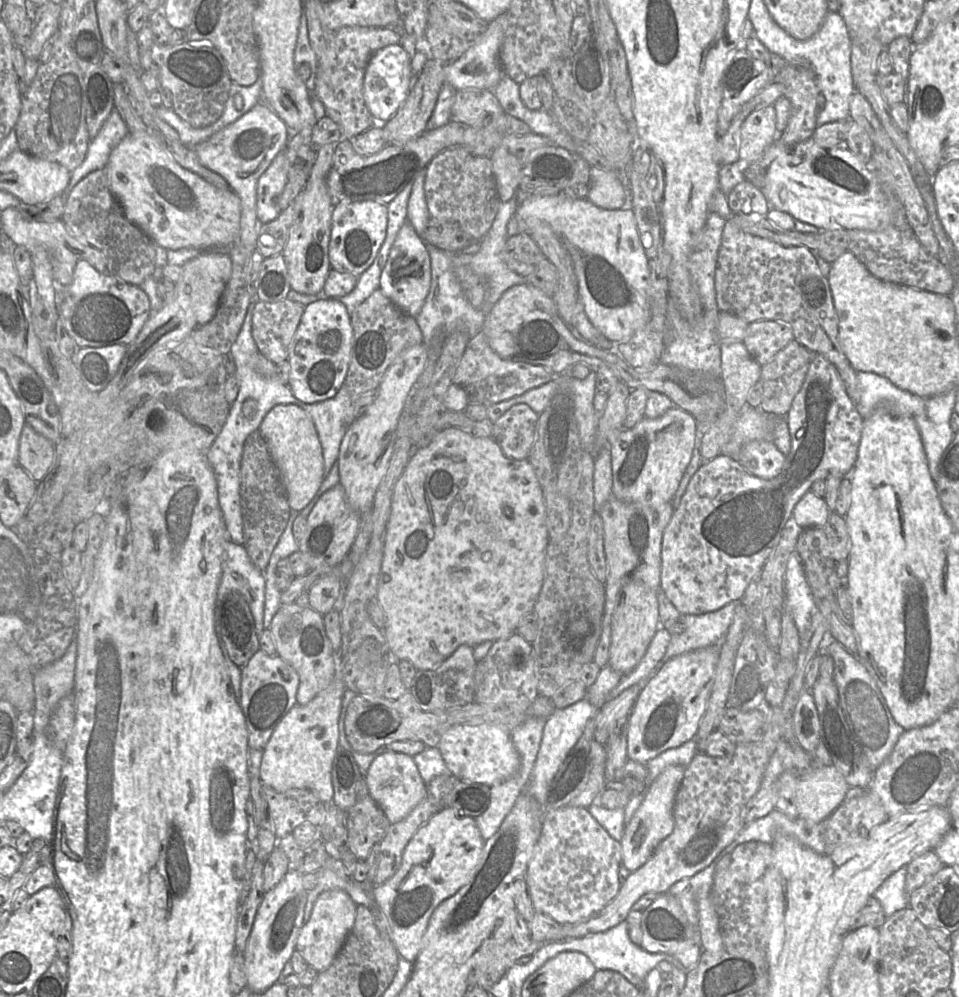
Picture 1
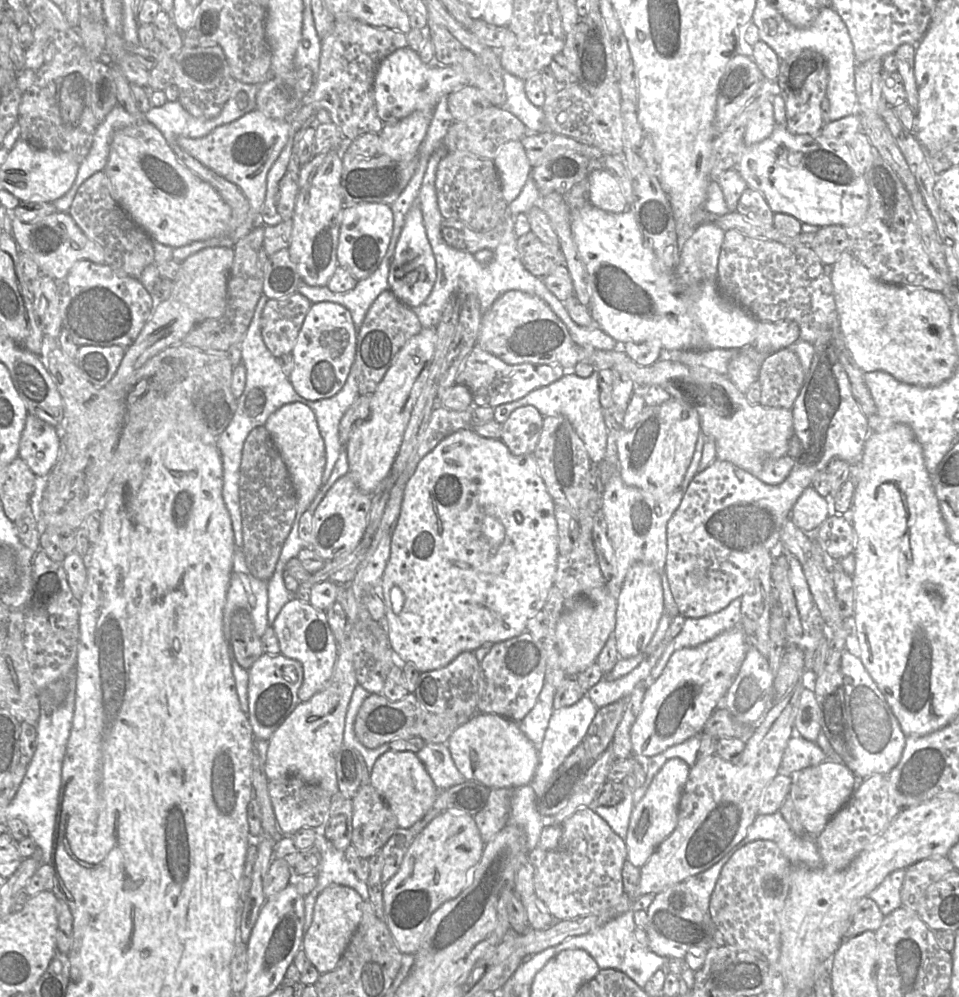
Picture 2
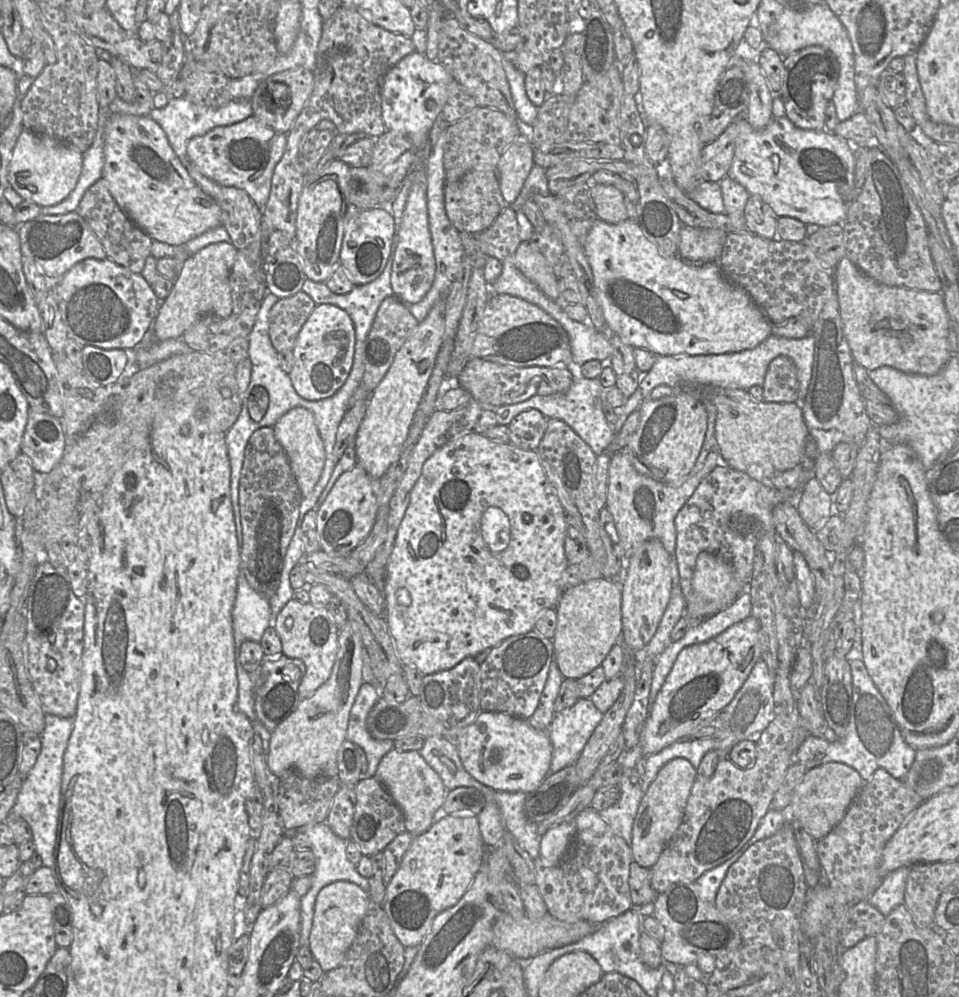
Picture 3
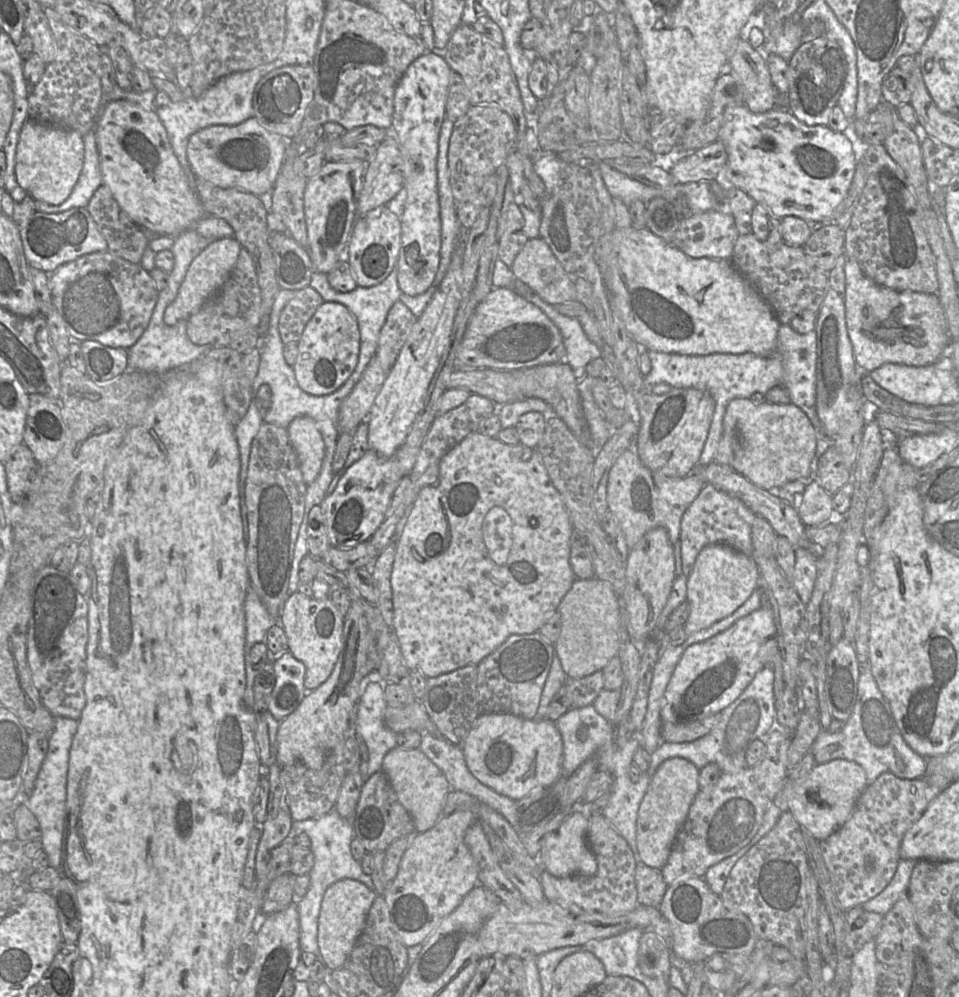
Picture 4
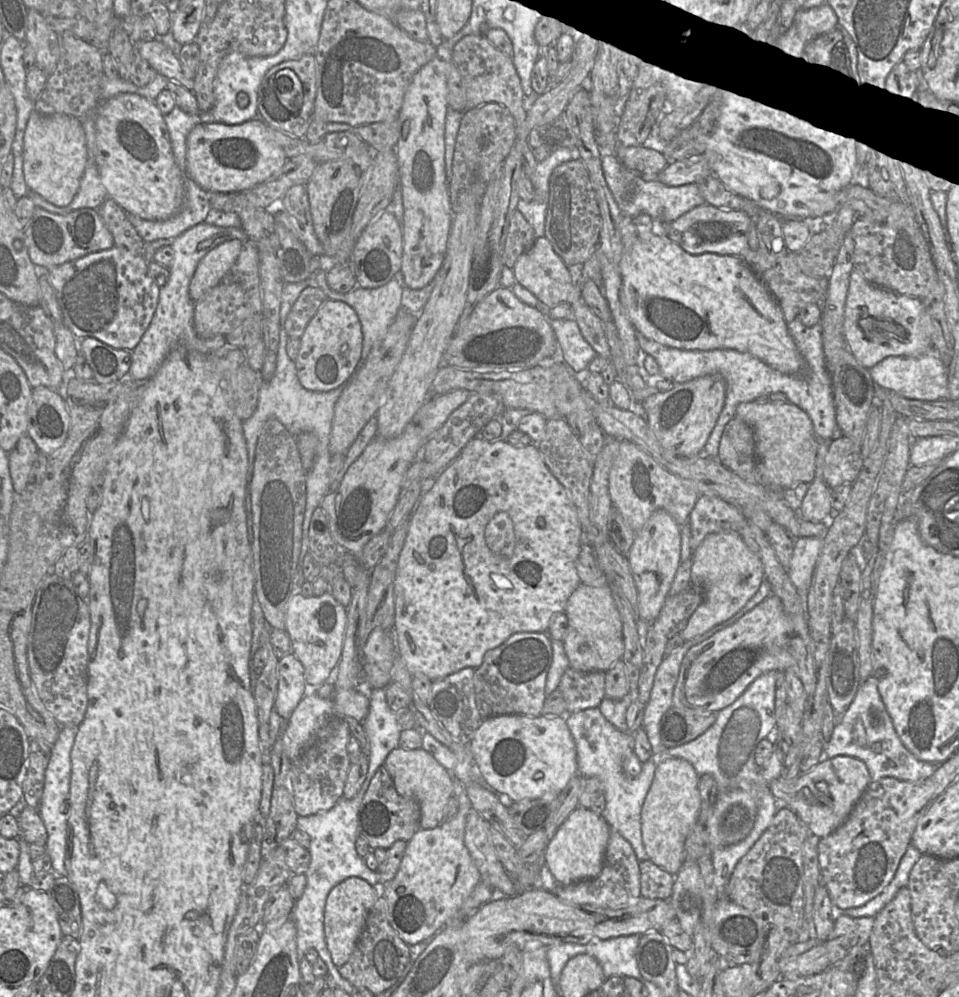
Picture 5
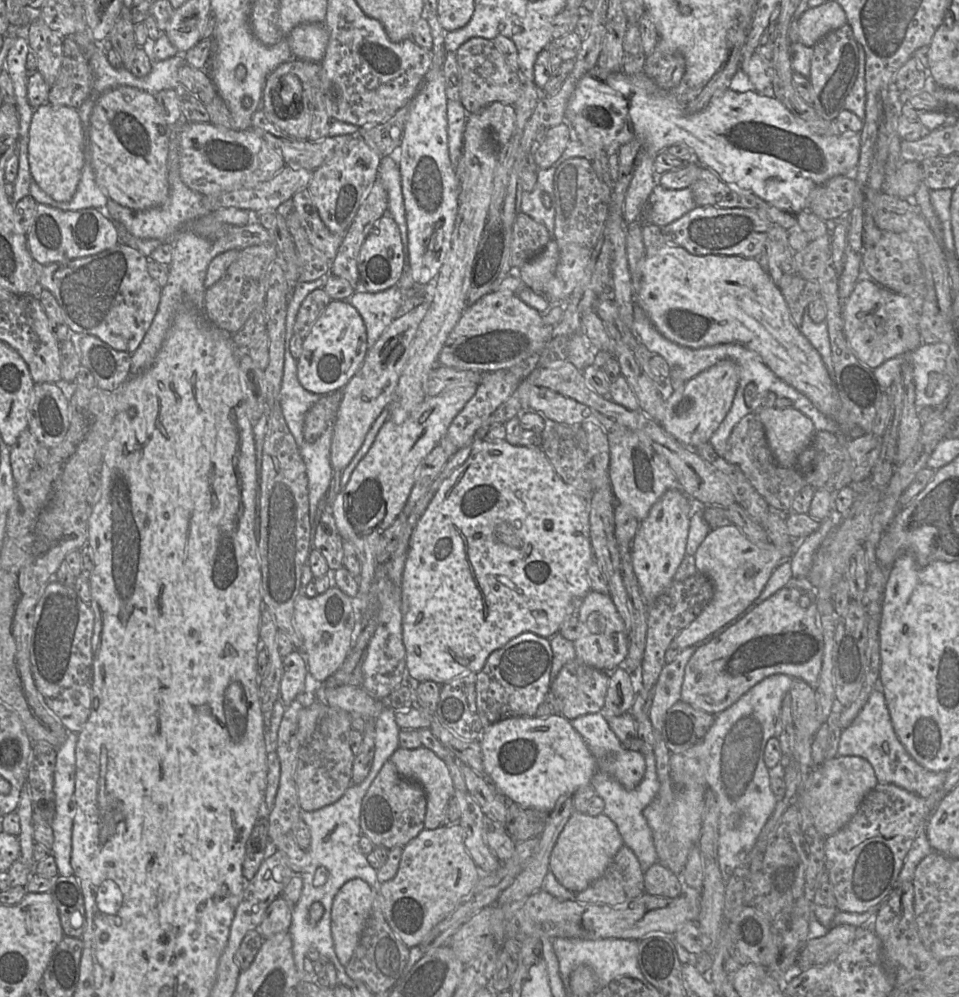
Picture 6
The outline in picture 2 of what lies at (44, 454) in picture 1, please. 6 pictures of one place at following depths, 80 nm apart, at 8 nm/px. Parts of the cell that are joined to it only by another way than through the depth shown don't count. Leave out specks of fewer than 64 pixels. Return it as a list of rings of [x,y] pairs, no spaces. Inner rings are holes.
[[[28,414],[19,443],[19,457],[36,477],[47,477],[56,464],[61,430]]]

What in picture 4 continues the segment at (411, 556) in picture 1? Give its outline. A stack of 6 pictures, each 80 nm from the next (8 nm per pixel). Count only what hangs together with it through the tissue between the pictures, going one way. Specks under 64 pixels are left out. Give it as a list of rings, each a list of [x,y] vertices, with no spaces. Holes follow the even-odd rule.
[[[479,431],[465,437],[442,458],[437,483],[420,491],[397,537],[391,573],[393,626],[407,668],[420,671],[426,678],[437,677],[467,665],[478,665],[512,635],[538,632],[546,619],[557,612],[560,601],[576,579],[569,563],[572,531],[568,512],[550,480],[537,447],[530,448],[521,443],[509,445]]]

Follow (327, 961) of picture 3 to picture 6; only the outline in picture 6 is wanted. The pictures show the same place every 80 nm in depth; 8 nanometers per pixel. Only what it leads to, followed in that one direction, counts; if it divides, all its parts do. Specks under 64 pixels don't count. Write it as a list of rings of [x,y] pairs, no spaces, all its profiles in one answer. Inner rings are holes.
[[[347,881],[333,900],[331,933],[338,960],[346,966],[358,945],[372,908],[377,889],[366,881]]]

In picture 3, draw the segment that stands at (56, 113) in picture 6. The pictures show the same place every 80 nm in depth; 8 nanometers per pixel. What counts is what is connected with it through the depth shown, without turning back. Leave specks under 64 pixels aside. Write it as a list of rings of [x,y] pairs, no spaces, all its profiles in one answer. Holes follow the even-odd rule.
[[[22,129],[14,146],[8,165],[8,186],[23,200],[32,201],[40,207],[54,206],[75,188],[83,164],[83,154],[57,140]]]

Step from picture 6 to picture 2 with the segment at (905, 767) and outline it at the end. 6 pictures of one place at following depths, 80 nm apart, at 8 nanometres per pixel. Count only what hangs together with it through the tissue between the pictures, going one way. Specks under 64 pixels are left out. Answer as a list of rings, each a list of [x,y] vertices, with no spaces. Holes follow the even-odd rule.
[[[846,647],[841,656],[839,671],[843,676],[849,729],[848,750],[841,762],[857,778],[866,779],[873,774],[887,775],[900,761],[907,737],[860,658],[850,654]],[[820,731],[815,742],[791,737],[785,748],[778,773],[792,776],[826,760],[840,761],[825,734]]]

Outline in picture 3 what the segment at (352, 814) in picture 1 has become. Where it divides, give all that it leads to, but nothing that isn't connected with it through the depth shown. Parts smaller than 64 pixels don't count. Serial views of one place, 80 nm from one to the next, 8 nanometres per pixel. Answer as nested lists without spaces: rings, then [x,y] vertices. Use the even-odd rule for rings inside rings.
[[[374,776],[360,780],[355,786],[355,792],[351,840],[358,845],[362,855],[371,857],[382,852],[397,835],[406,831],[405,818],[394,799]]]

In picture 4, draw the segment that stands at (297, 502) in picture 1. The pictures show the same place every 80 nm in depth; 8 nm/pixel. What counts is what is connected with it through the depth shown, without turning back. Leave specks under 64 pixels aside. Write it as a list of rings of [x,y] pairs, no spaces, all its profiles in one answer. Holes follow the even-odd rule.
[[[308,416],[293,419],[286,428],[297,454],[303,480],[308,486],[318,476],[325,455],[325,444],[316,423]]]

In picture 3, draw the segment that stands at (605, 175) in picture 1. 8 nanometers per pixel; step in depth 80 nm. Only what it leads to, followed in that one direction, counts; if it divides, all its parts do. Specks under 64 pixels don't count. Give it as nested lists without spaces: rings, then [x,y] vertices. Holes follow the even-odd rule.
[[[595,183],[590,191],[599,219],[616,224],[629,218],[623,193],[615,186]]]

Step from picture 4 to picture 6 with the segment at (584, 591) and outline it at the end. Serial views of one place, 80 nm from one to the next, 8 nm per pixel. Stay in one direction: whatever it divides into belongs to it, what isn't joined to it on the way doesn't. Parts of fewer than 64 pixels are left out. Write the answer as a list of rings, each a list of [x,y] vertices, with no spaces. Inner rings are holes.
[[[589,591],[582,598],[576,615],[580,623],[580,635],[573,642],[576,658],[590,667],[608,673],[623,666],[628,656],[628,633],[610,595]]]

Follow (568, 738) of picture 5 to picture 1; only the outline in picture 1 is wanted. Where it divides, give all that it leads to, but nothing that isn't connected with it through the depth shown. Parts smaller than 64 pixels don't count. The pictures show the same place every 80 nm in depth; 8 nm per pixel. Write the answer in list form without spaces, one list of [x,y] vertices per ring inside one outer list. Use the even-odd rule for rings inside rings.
[[[490,724],[452,726],[442,735],[437,748],[451,774],[465,782],[490,787],[513,777],[521,767],[511,733]]]

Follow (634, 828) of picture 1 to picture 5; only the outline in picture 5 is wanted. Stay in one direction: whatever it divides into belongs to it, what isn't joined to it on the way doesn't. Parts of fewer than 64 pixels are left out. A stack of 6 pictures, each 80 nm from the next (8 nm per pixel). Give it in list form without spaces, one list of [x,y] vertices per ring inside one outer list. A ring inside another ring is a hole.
[[[667,758],[655,770],[641,810],[642,840],[648,860],[676,876],[685,857],[685,840],[698,822],[701,811],[699,775],[683,758]]]

